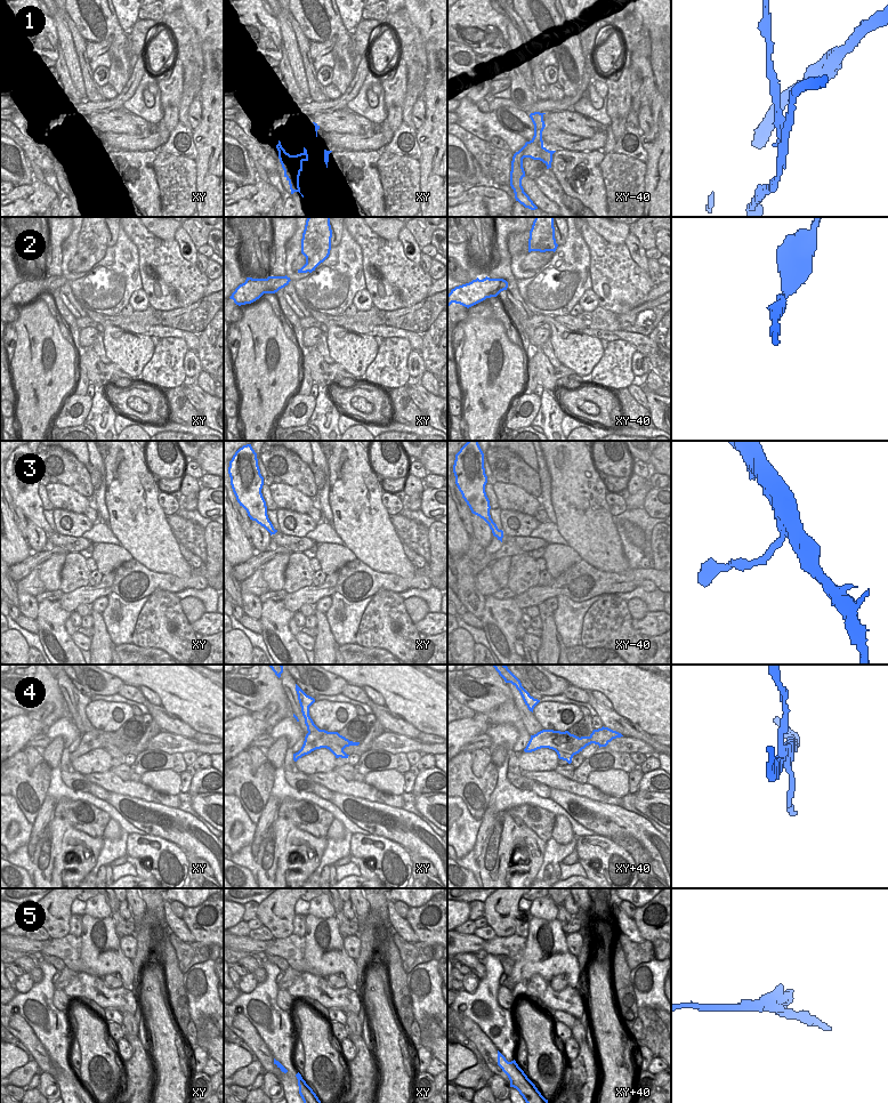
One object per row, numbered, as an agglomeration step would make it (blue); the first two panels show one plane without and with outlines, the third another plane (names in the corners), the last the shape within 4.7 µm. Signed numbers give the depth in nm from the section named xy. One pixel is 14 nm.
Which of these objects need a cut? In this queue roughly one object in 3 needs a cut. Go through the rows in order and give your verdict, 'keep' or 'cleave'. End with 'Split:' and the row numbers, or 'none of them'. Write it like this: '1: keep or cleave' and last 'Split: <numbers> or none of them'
1: cleave
2: keep
3: keep
4: cleave
5: cleave
Split: 1, 4, 5

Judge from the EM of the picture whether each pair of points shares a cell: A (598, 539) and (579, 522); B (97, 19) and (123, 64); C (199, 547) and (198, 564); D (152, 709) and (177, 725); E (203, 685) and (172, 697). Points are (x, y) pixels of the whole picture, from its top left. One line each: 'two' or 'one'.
A: one
B: one
C: two
D: one
E: one

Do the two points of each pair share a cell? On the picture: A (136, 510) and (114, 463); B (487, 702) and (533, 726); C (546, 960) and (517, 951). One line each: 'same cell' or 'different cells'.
A: same cell
B: different cells
C: different cells

